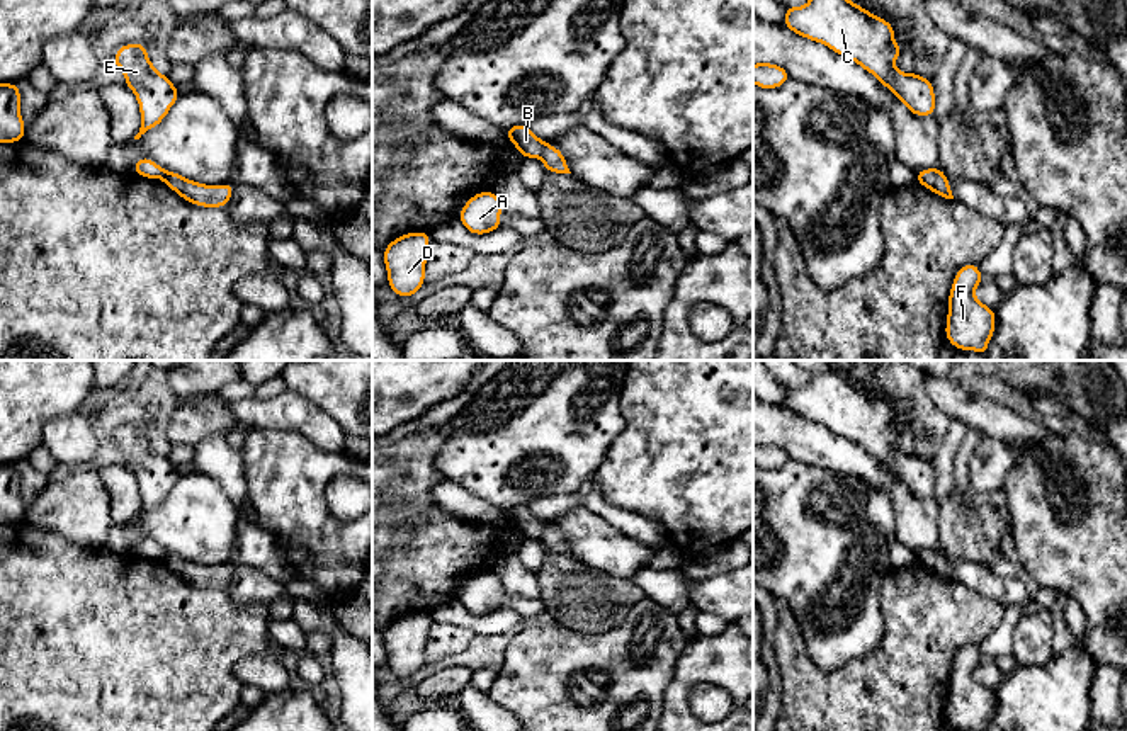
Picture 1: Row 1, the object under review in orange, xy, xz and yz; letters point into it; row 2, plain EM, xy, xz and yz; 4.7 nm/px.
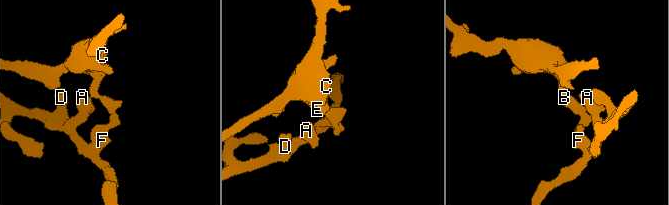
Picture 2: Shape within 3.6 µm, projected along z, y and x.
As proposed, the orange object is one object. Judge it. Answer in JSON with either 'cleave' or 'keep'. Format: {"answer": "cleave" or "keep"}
{"answer": "cleave"}

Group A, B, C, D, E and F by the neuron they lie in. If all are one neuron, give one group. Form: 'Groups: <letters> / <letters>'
Groups: A D F / B C E

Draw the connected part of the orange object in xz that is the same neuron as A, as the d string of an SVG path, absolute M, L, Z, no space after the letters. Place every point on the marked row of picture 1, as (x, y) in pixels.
M493 190L478 192L462 206L457 218L469 233L486 235L501 228L501 209L501 199Z

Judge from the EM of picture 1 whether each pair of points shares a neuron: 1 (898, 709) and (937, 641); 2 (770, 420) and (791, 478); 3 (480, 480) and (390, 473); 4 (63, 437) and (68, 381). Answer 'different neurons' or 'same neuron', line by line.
1: same neuron
2: different neurons
3: different neurons
4: different neurons

